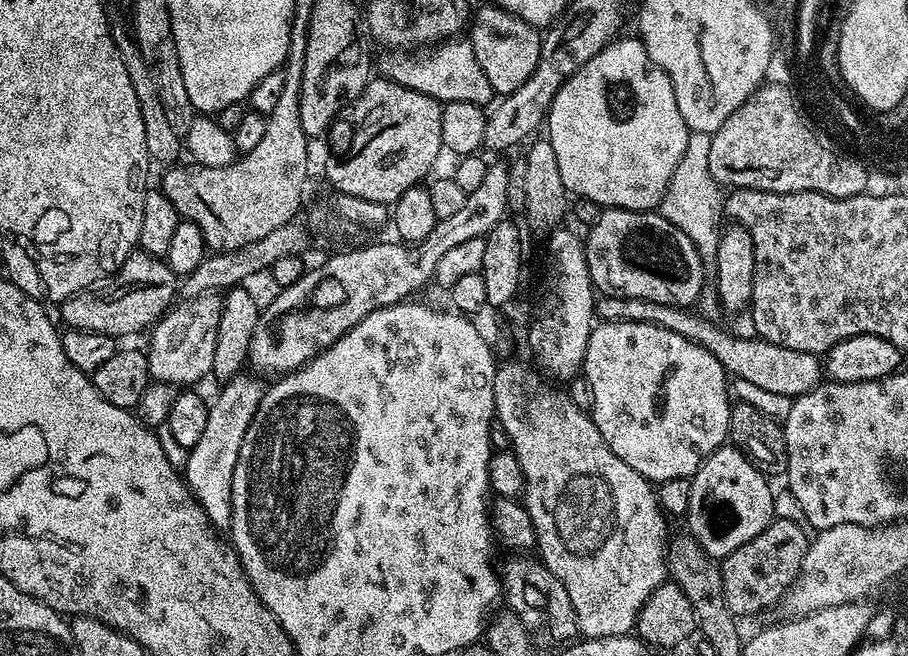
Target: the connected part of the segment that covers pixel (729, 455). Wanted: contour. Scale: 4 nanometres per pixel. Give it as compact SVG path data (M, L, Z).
M721 446L715 448L700 463L700 469L690 477L692 485L690 486L690 510L686 517L687 531L699 542L701 550L706 555L723 558L734 554L738 546L746 546L750 538L758 538L758 534L762 534L762 530L766 530L766 526L772 523L774 488L768 485L767 478L759 471L761 469L749 459L747 453L735 446Z

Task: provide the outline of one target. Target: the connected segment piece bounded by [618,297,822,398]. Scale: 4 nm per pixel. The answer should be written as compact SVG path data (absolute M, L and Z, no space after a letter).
M621 297L618 304L620 304L619 319L660 325L663 329L690 338L691 341L709 350L723 366L725 373L751 382L759 389L795 398L808 393L810 389L821 383L822 362L813 352L791 350L790 347L778 346L776 343L766 343L757 336L732 338L724 329L706 318L694 315L694 312L668 307L658 302Z

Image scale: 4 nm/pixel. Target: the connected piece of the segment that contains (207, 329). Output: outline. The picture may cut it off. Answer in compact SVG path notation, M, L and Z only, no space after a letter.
M217 293L181 299L164 313L151 329L152 341L146 347L148 374L153 381L177 386L196 386L214 366L214 345L218 342L218 318L222 318L223 299Z

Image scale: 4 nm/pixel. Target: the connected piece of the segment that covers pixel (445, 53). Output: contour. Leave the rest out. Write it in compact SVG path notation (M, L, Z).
M449 38L423 50L388 50L383 54L385 56L381 60L379 57L378 60L379 71L381 68L384 71L381 73L387 79L398 82L402 86L418 90L444 104L474 102L481 106L488 106L493 103L494 93L490 81L482 72L478 58L474 58L471 39Z

